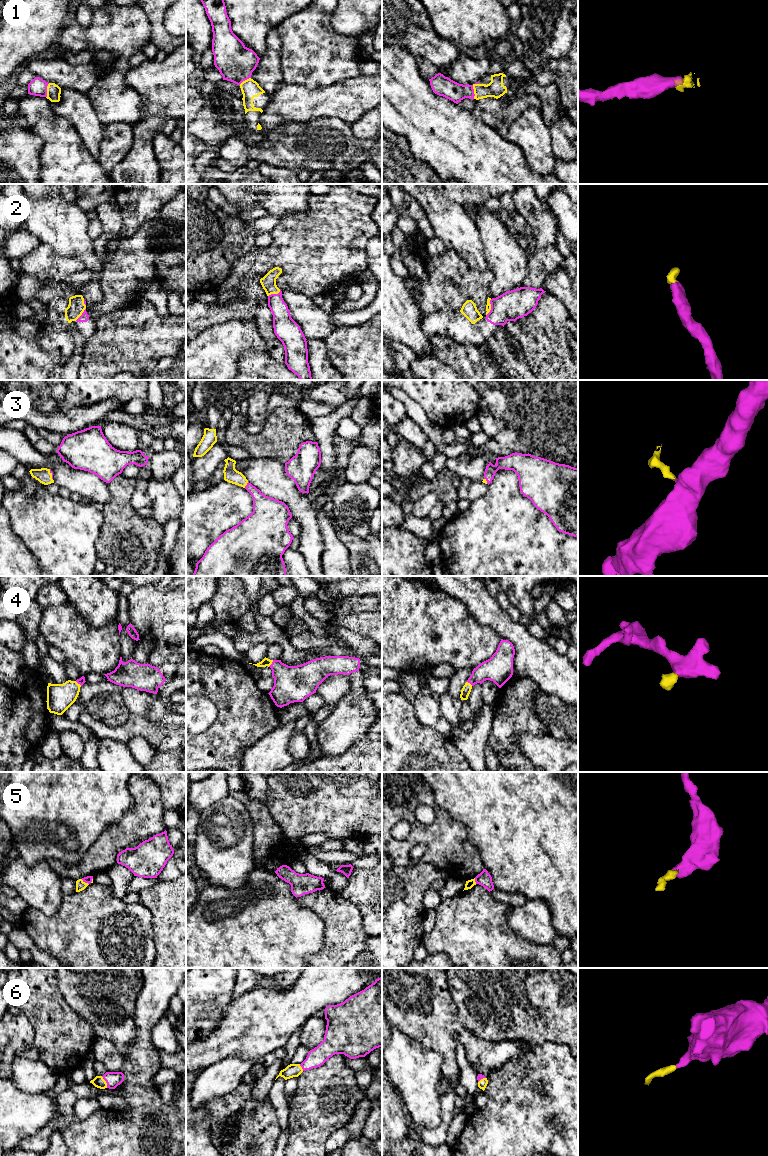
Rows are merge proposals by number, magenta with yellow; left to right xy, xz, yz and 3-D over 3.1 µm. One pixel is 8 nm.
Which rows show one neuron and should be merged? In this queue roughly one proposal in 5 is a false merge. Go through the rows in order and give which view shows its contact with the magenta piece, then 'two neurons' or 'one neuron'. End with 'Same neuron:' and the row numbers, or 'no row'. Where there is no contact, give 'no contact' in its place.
1: xy | one neuron
2: yz | one neuron
3: xz | one neuron
4: xz | one neuron
5: xy | one neuron
6: xy | one neuron
Same neuron: 1, 2, 3, 4, 5, 6

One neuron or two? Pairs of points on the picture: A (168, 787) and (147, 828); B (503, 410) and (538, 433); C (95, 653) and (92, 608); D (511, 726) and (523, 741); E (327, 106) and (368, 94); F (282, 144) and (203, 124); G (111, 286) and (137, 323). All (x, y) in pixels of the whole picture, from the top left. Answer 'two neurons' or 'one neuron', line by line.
A: two neurons
B: one neuron
C: two neurons
D: two neurons
E: one neuron
F: two neurons
G: two neurons

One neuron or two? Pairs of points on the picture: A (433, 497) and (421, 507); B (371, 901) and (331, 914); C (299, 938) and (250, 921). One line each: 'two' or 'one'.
A: one
B: two
C: one

